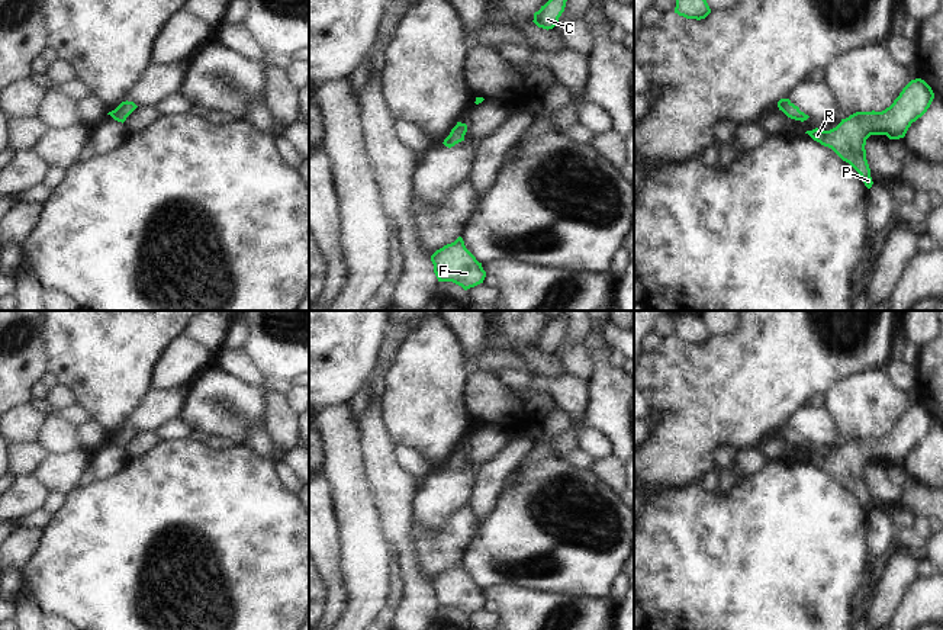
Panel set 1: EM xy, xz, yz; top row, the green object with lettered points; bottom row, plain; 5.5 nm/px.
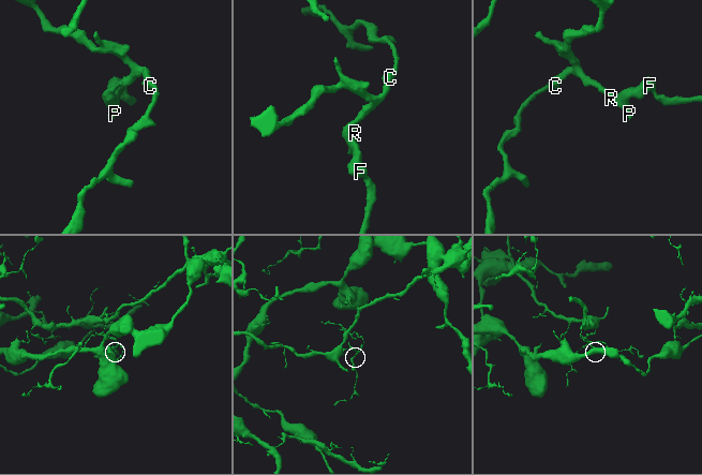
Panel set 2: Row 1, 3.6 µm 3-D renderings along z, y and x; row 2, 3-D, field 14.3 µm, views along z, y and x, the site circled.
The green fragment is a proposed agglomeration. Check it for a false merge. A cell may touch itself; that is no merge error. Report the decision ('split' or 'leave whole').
leave whole

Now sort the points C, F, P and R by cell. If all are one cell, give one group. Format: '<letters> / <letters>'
C F P R

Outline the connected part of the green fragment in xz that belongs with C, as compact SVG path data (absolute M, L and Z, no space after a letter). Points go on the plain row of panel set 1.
M563 312L559 316L556 316L553 322L544 331L541 331L538 337L534 338L532 347L538 353L543 353L547 356L553 354L557 350L559 343L564 337L566 327L567 327L567 318Z

